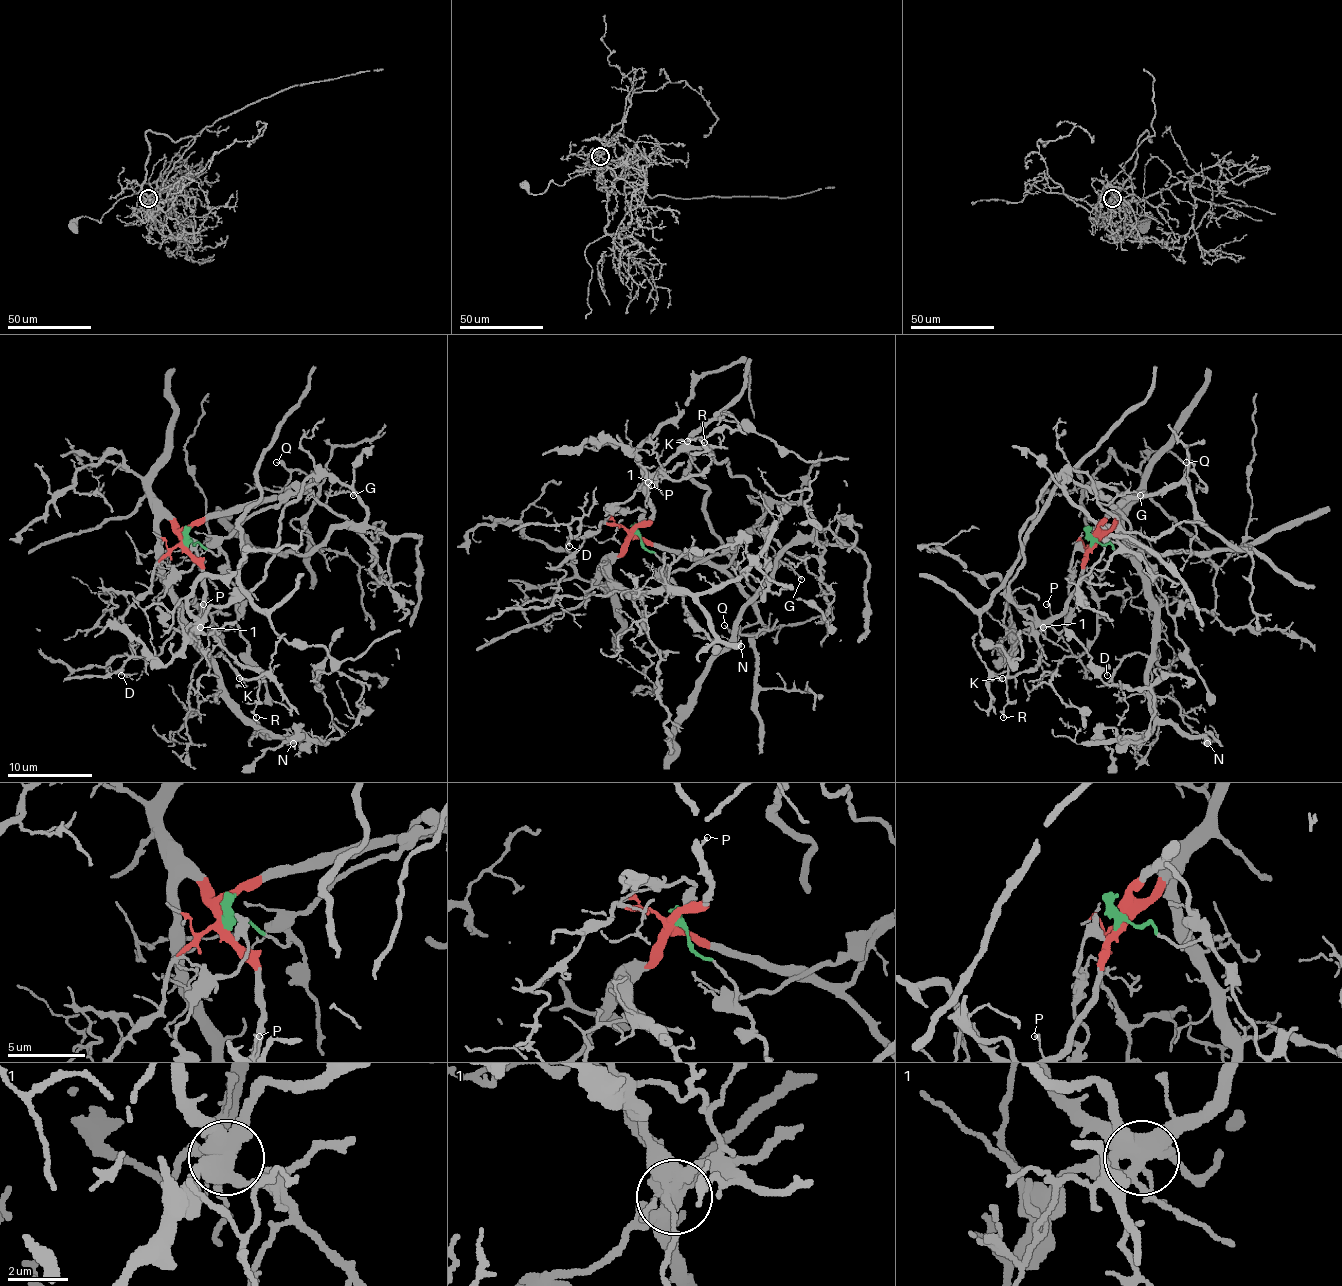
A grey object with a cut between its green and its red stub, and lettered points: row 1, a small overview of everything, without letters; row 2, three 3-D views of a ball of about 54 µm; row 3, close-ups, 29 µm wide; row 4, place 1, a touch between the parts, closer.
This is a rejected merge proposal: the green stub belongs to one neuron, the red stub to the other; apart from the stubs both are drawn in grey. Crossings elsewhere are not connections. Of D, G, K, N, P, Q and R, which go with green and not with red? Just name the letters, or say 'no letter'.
no letter

